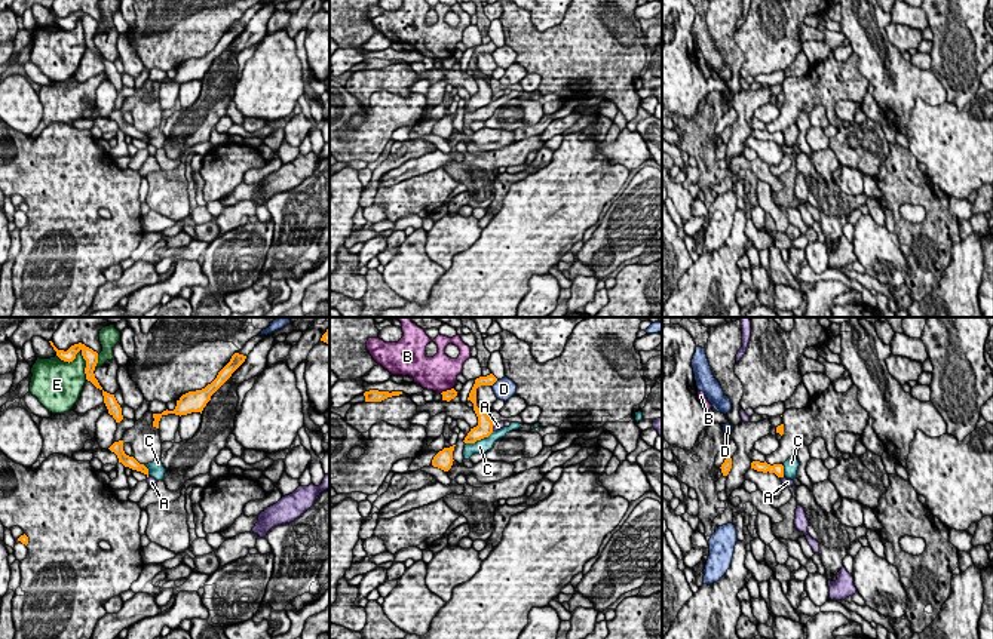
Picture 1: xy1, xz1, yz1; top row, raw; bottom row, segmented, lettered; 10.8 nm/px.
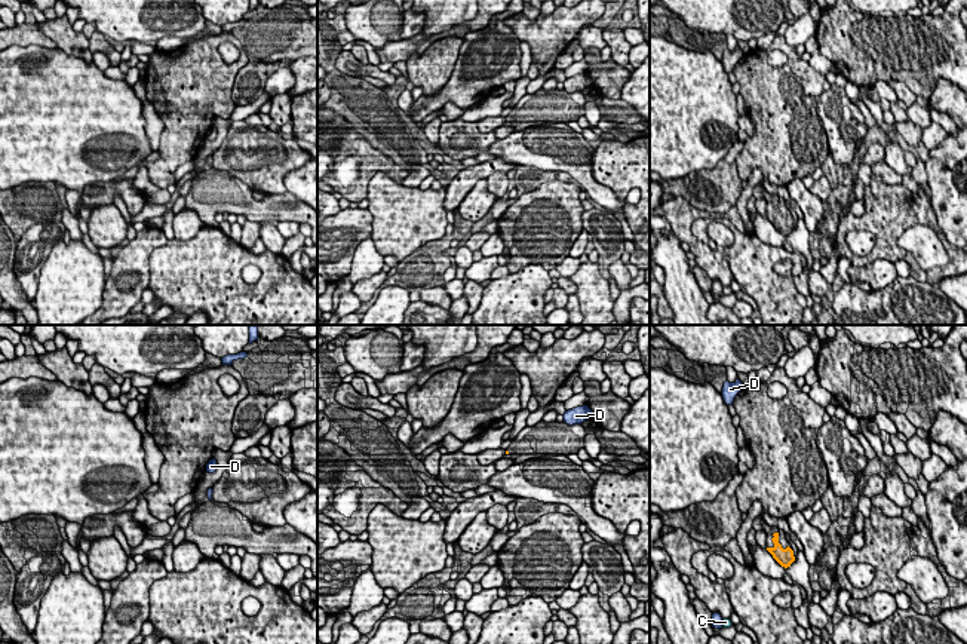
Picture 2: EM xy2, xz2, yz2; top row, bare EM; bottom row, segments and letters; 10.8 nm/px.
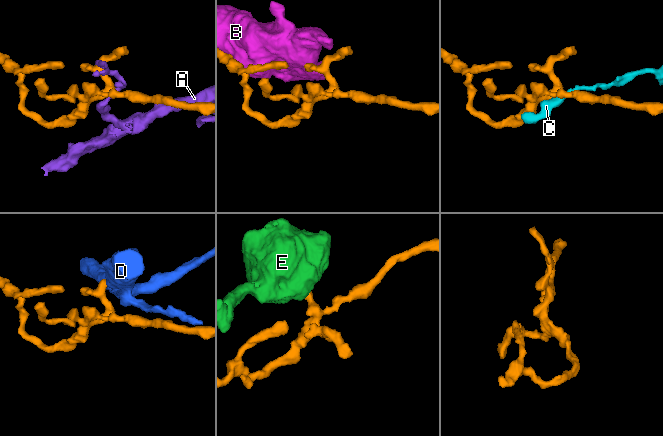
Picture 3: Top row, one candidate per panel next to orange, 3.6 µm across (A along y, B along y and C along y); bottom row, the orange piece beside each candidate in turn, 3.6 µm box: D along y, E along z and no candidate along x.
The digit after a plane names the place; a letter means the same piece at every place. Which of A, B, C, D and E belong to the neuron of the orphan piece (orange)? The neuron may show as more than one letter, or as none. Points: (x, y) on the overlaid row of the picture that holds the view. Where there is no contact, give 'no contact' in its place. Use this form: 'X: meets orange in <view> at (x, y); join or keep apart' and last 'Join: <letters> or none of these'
A: meets orange in xz1 at (492, 427); keep apart
B: meets orange in xz1 at (447, 390); keep apart
C: meets orange in xz1 at (480, 439); keep apart
D: meets orange in xz1 at (495, 381); keep apart
E: meets orange in xy1 at (82, 353); keep apart
Join: none of these

